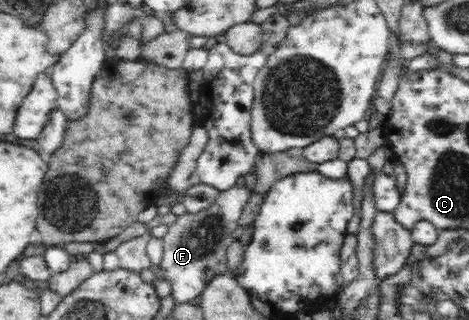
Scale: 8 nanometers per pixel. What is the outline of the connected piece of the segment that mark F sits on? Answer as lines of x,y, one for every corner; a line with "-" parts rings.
251,177
245,186
234,185
218,191
211,203
197,211
186,211
176,215
172,224
166,225
163,234
160,262
162,279
170,286
170,298
174,303
195,302
205,284
213,274
230,272
227,267
226,252
235,240
232,231
239,225
238,219
248,200

